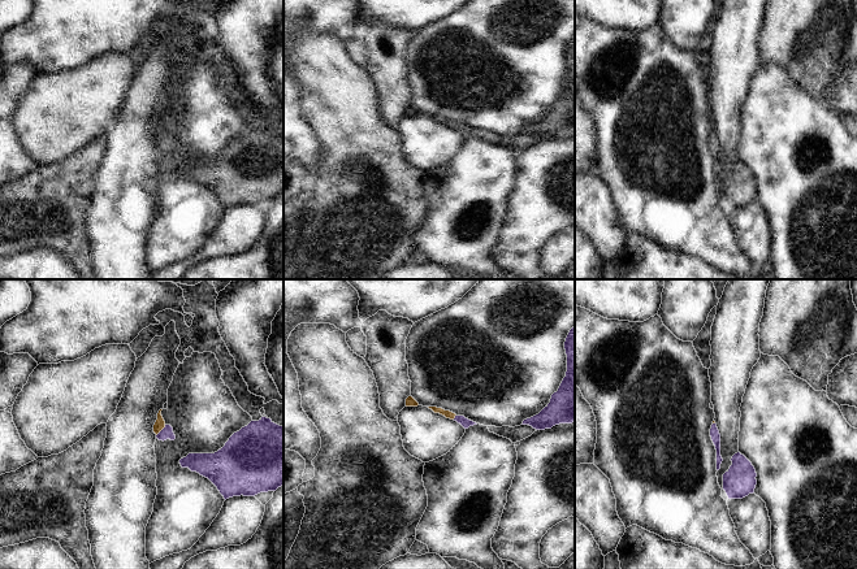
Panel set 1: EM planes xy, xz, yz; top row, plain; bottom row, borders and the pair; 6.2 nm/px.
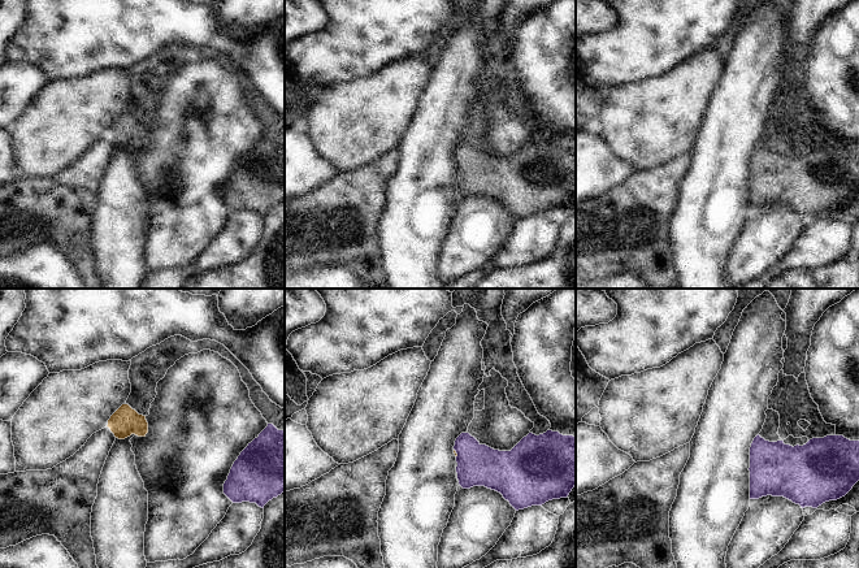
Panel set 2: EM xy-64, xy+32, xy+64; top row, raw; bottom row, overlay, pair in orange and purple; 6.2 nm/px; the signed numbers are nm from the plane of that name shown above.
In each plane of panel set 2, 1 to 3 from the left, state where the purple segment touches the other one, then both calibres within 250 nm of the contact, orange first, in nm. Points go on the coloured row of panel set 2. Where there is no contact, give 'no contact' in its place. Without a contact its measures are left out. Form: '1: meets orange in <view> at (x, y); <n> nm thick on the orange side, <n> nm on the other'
1: no contact
2: meets orange in xy+32 at (455, 452); 20 nm thick on the orange side, 260 nm on the other
3: no contact

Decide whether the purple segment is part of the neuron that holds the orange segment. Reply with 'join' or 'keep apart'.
join

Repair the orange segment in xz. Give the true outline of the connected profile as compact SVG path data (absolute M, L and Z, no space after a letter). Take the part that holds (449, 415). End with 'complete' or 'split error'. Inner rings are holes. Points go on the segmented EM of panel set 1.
M428 407L428 408L432 409L434 413L440 413L440 414L445 416L446 418L456 421L464 429L468 429L469 426L477 425L476 422L466 418L464 416L456 416L455 413L453 413L450 411L445 411L442 408L437 408L437 407Z; split error

